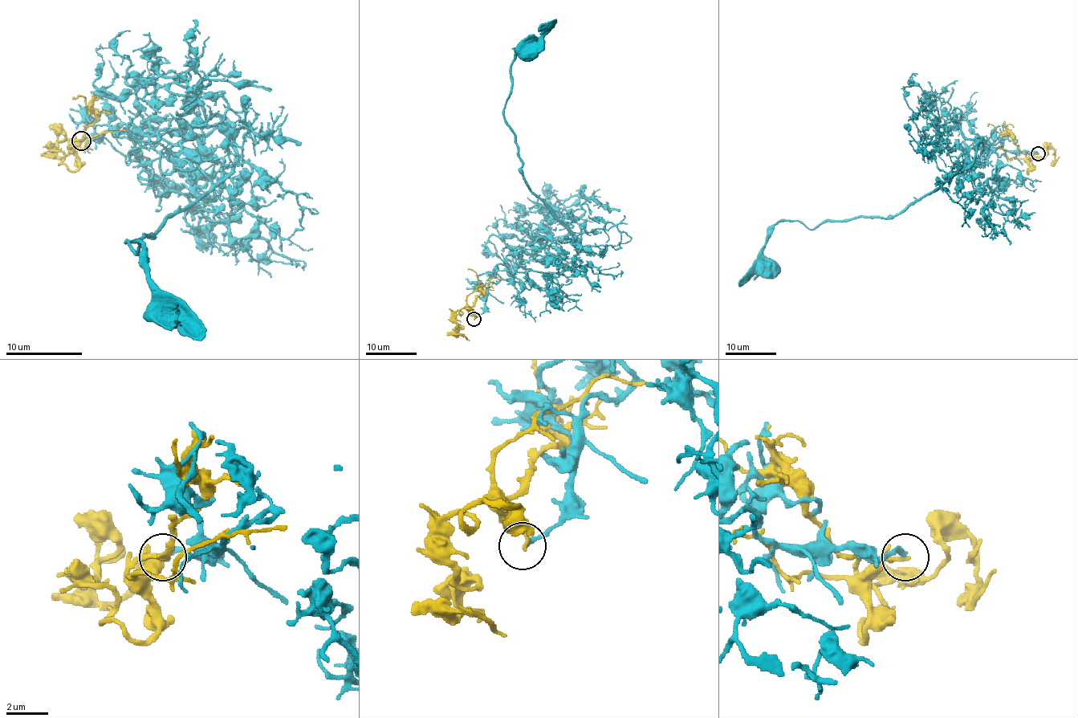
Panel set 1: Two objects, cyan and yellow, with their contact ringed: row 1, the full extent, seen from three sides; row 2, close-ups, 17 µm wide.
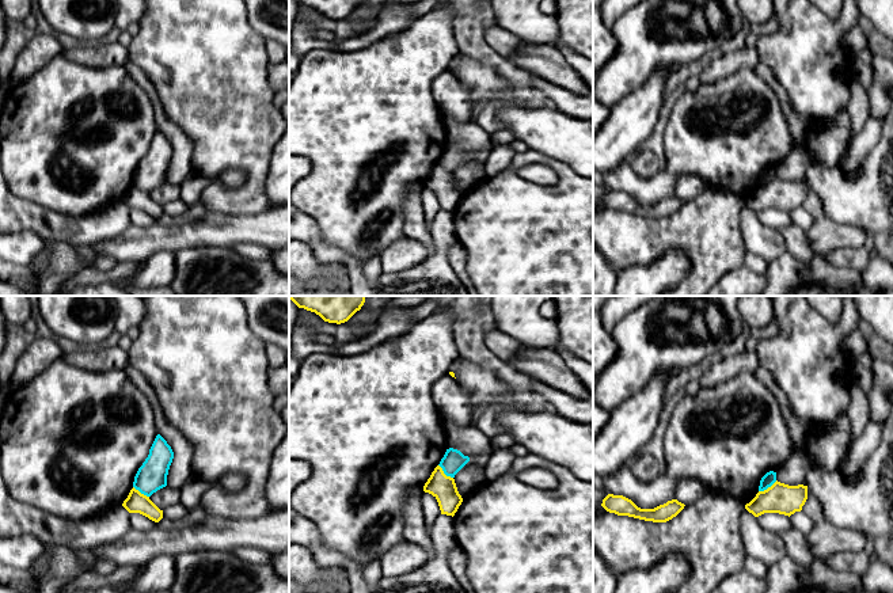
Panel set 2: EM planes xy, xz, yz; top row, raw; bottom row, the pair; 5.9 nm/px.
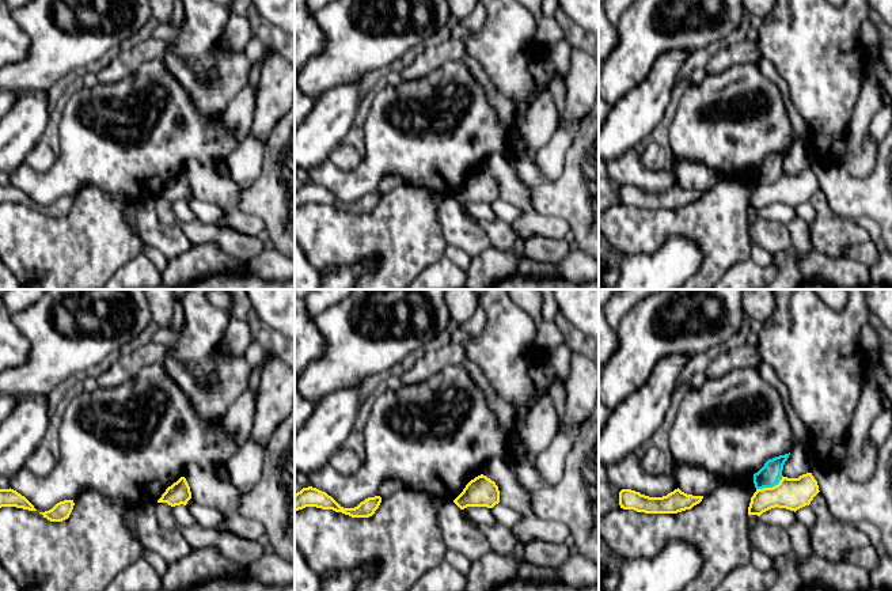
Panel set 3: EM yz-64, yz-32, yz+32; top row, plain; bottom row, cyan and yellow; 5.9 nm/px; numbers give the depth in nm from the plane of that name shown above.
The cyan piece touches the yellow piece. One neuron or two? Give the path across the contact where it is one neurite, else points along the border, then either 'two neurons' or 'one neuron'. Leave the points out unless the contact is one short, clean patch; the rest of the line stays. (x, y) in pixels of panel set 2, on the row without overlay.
two neurons

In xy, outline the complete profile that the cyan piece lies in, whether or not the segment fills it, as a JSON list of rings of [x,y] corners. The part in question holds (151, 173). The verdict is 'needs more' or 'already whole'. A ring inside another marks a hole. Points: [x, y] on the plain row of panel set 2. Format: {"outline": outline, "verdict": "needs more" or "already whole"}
{"outline": [[[157,130],[148,153],[134,172],[133,183],[147,193],[166,183],[172,155],[174,148],[171,142]]], "verdict": "already whole"}

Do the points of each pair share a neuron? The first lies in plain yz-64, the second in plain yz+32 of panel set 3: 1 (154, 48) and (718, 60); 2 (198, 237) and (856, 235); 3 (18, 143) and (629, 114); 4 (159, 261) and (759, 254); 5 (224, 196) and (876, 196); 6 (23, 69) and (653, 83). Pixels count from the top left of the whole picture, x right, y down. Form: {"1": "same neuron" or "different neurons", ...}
{"1": "same neuron", "2": "different neurons", "3": "same neuron", "4": "same neuron", "5": "different neurons", "6": "different neurons"}

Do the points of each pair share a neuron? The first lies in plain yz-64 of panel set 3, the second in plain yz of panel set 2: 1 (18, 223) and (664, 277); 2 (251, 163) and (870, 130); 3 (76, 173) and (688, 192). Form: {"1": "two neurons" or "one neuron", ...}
{"1": "two neurons", "2": "one neuron", "3": "two neurons"}

